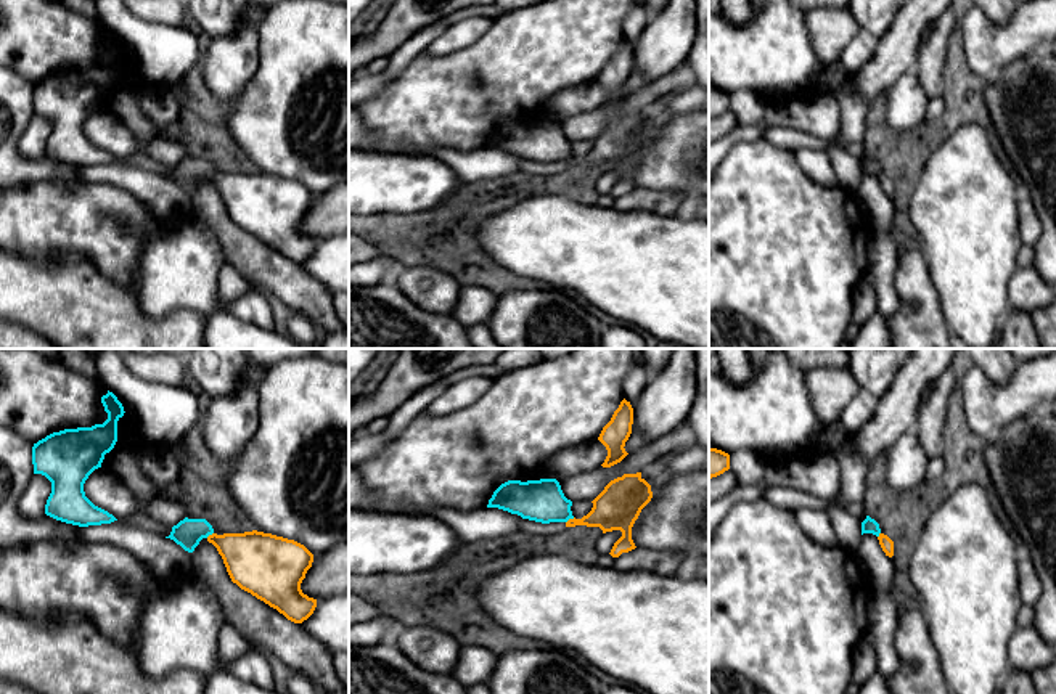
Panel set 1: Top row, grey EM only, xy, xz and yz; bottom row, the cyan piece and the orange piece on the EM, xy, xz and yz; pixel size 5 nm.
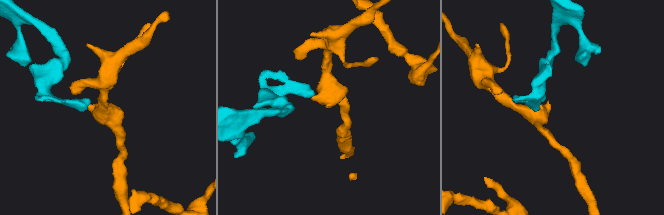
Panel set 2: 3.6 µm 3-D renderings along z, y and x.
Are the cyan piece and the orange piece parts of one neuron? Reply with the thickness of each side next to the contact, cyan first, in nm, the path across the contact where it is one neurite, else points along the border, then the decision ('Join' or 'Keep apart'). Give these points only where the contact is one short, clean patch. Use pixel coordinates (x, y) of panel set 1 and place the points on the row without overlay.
Thickness 220 nm (cyan) against 220 nm. Boundary: xz (574, 158), (566, 163). Keep apart

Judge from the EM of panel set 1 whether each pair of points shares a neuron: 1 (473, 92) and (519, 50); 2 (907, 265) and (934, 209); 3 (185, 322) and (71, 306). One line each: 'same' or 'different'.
1: same
2: different
3: same

